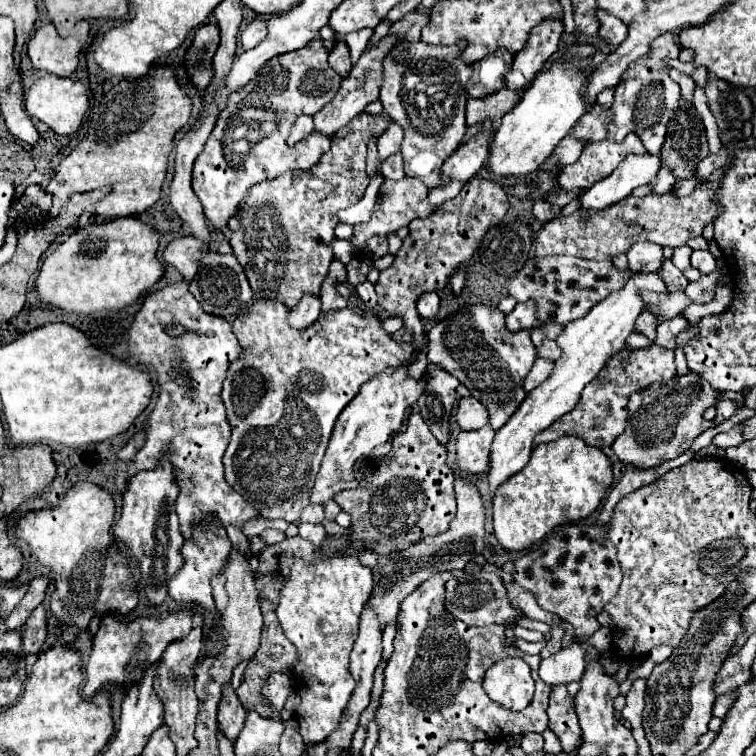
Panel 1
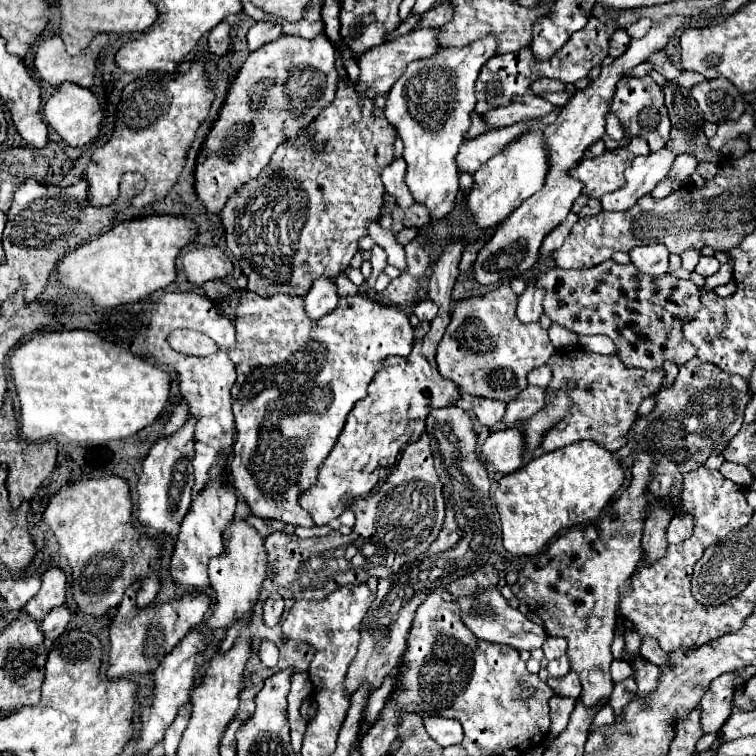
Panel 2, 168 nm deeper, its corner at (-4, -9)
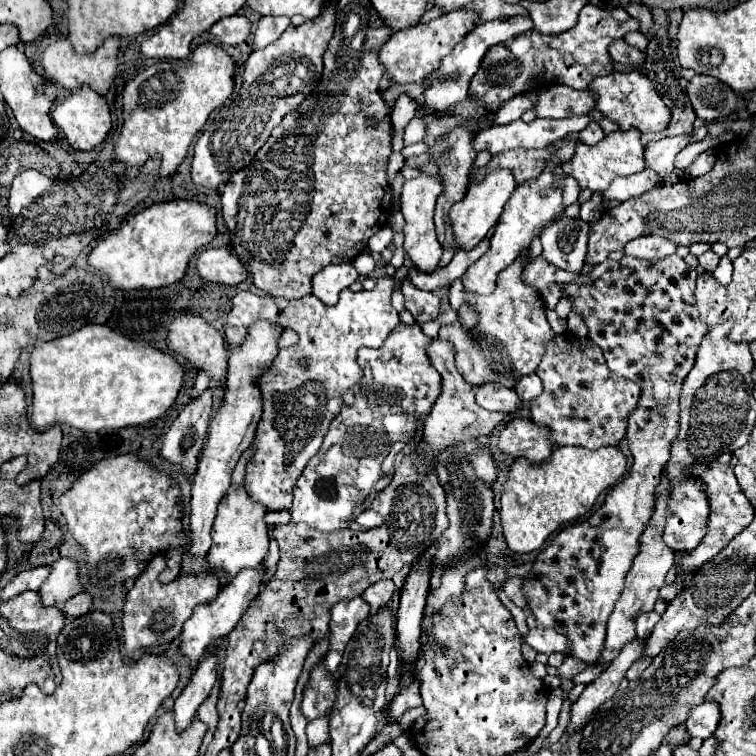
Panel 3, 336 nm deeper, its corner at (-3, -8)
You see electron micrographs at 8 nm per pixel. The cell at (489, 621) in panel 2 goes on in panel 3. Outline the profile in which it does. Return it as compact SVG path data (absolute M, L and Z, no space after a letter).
M533 628L523 638L523 642L527 642L529 646L533 646L537 652L543 652L543 654L561 652L561 654L567 656L567 652L569 652L567 636L563 636L563 634L559 634L551 628Z

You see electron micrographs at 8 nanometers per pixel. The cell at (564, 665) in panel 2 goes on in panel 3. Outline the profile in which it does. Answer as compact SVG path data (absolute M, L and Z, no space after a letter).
M565 656L563 664L559 666L559 676L561 676L561 678L573 678L575 674L583 672L585 668L587 668L587 664L581 662L579 658L575 658L575 656Z

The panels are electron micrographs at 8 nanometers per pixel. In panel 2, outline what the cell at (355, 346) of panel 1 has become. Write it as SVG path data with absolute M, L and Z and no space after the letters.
M242 291L236 309L236 347L230 351L230 359L236 363L238 373L238 379L232 385L236 443L230 459L230 475L234 489L246 499L256 517L276 519L294 527L316 527L298 499L316 485L320 463L324 463L336 445L356 401L366 397L366 387L384 367L384 359L390 355L408 357L414 345L412 331L406 313L360 295L340 299L332 313L318 321L310 321L304 313L302 297L272 295L264 299L250 291Z

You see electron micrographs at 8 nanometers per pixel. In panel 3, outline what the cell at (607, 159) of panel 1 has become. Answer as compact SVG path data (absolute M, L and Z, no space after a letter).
M627 130L627 132L607 134L595 146L587 146L583 142L577 142L573 158L567 160L567 162L563 162L561 168L563 168L563 172L573 174L577 178L577 182L579 182L581 188L589 188L593 192L603 192L603 190L607 190L607 186L611 184L613 178L637 174L637 172L641 172L645 168L643 144L641 144L639 136L641 134L637 130Z

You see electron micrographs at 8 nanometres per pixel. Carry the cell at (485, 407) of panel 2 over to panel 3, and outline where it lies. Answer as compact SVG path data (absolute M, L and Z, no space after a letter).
M483 384L477 390L477 404L491 412L515 412L521 406L521 398L513 388Z

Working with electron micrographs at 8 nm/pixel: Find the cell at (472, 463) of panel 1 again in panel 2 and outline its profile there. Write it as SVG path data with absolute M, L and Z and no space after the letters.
M516 427L494 431L482 445L482 453L478 453L482 463L492 465L496 471L510 475L524 465L522 457L522 431Z

